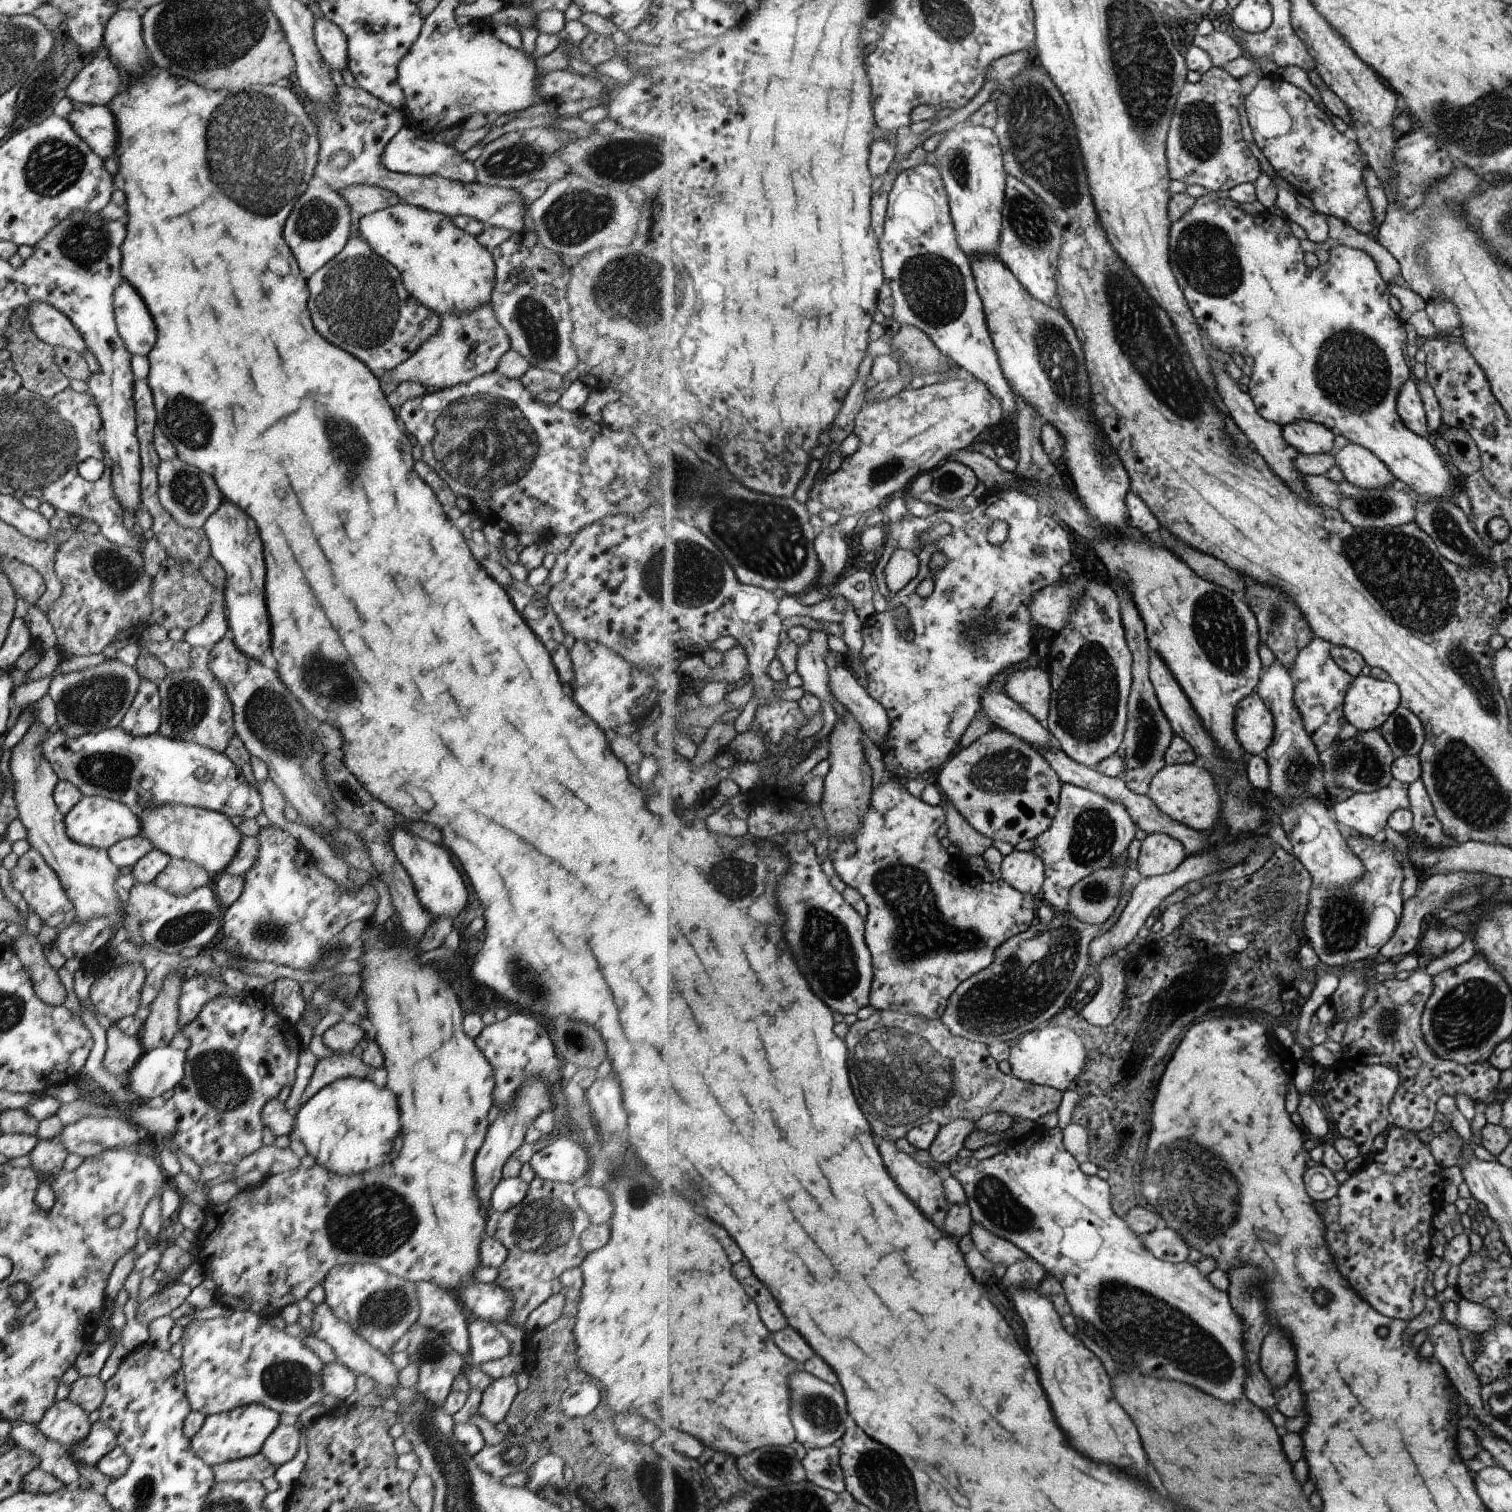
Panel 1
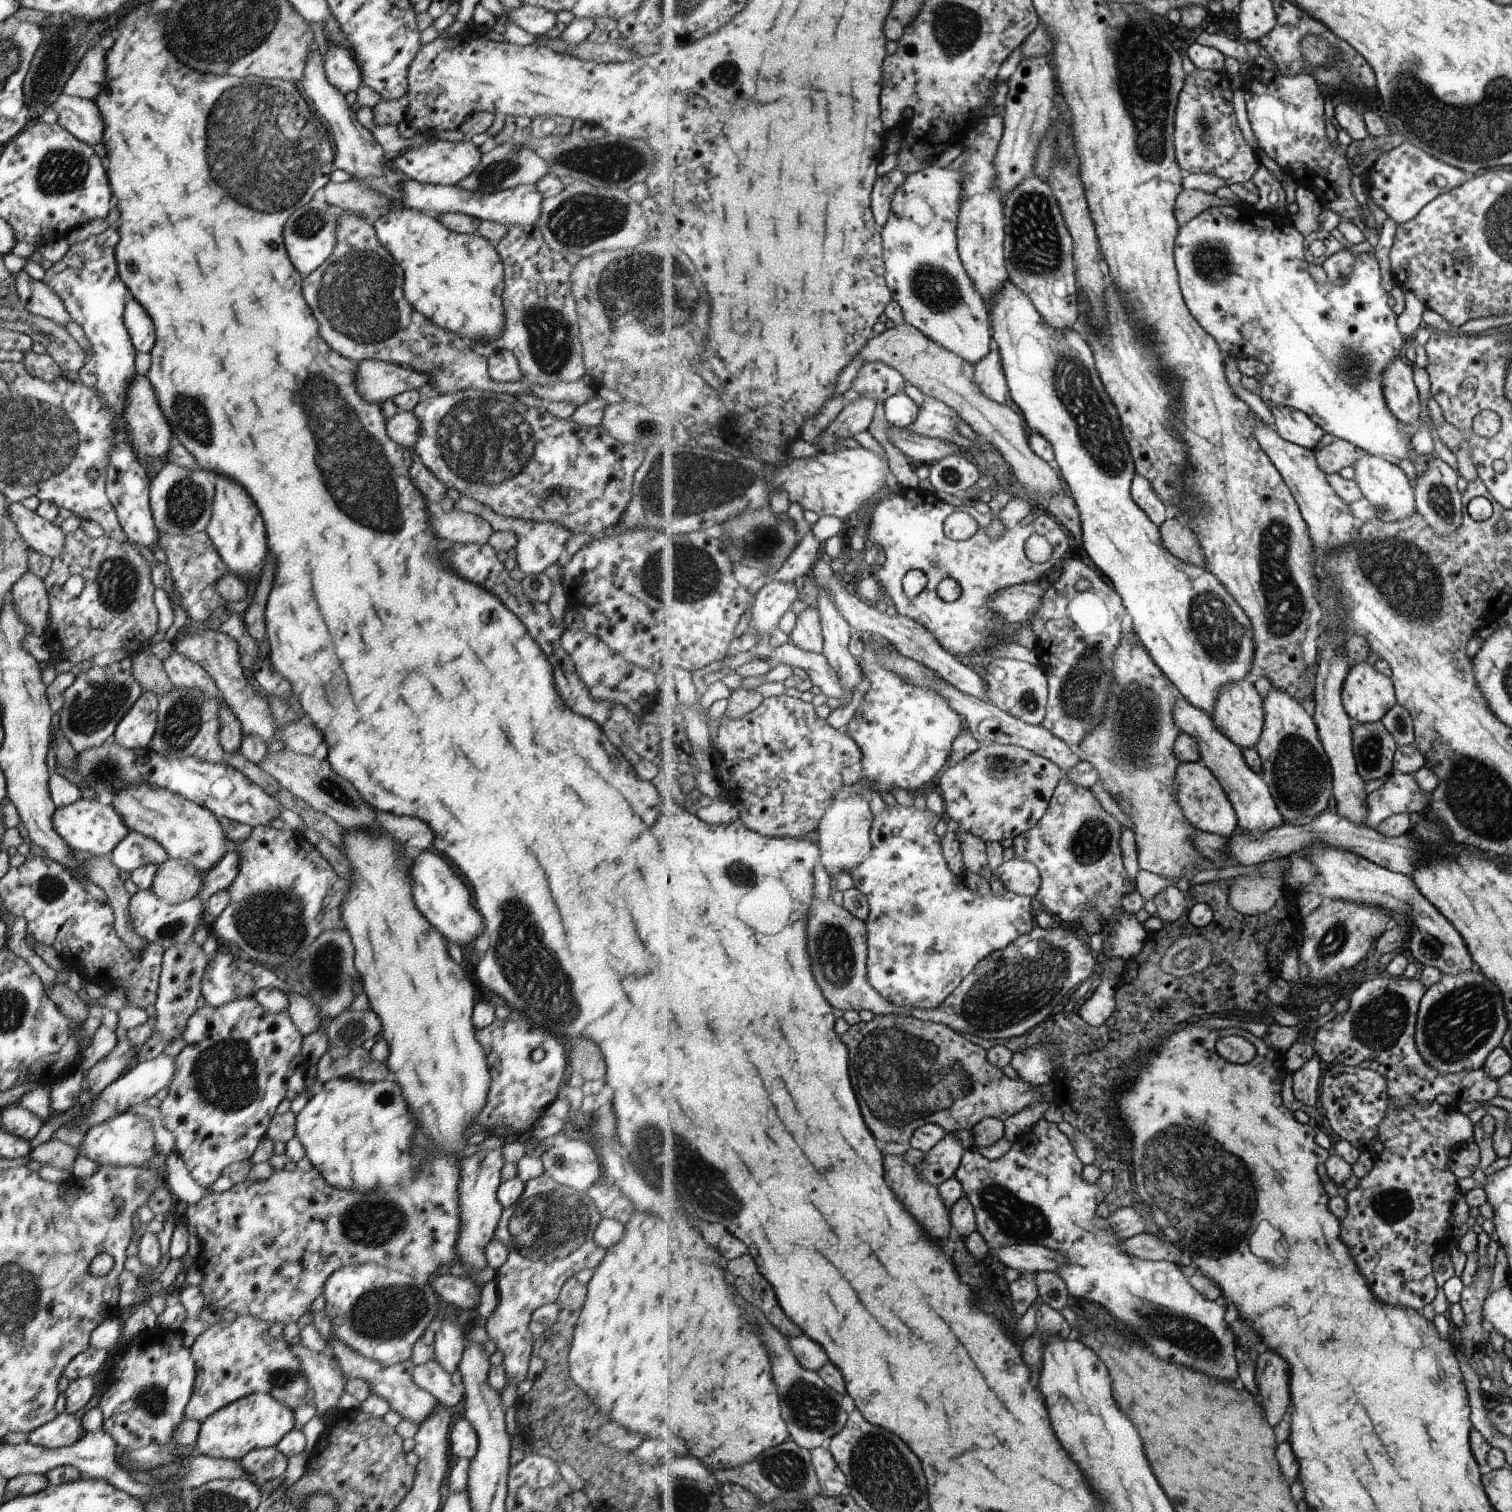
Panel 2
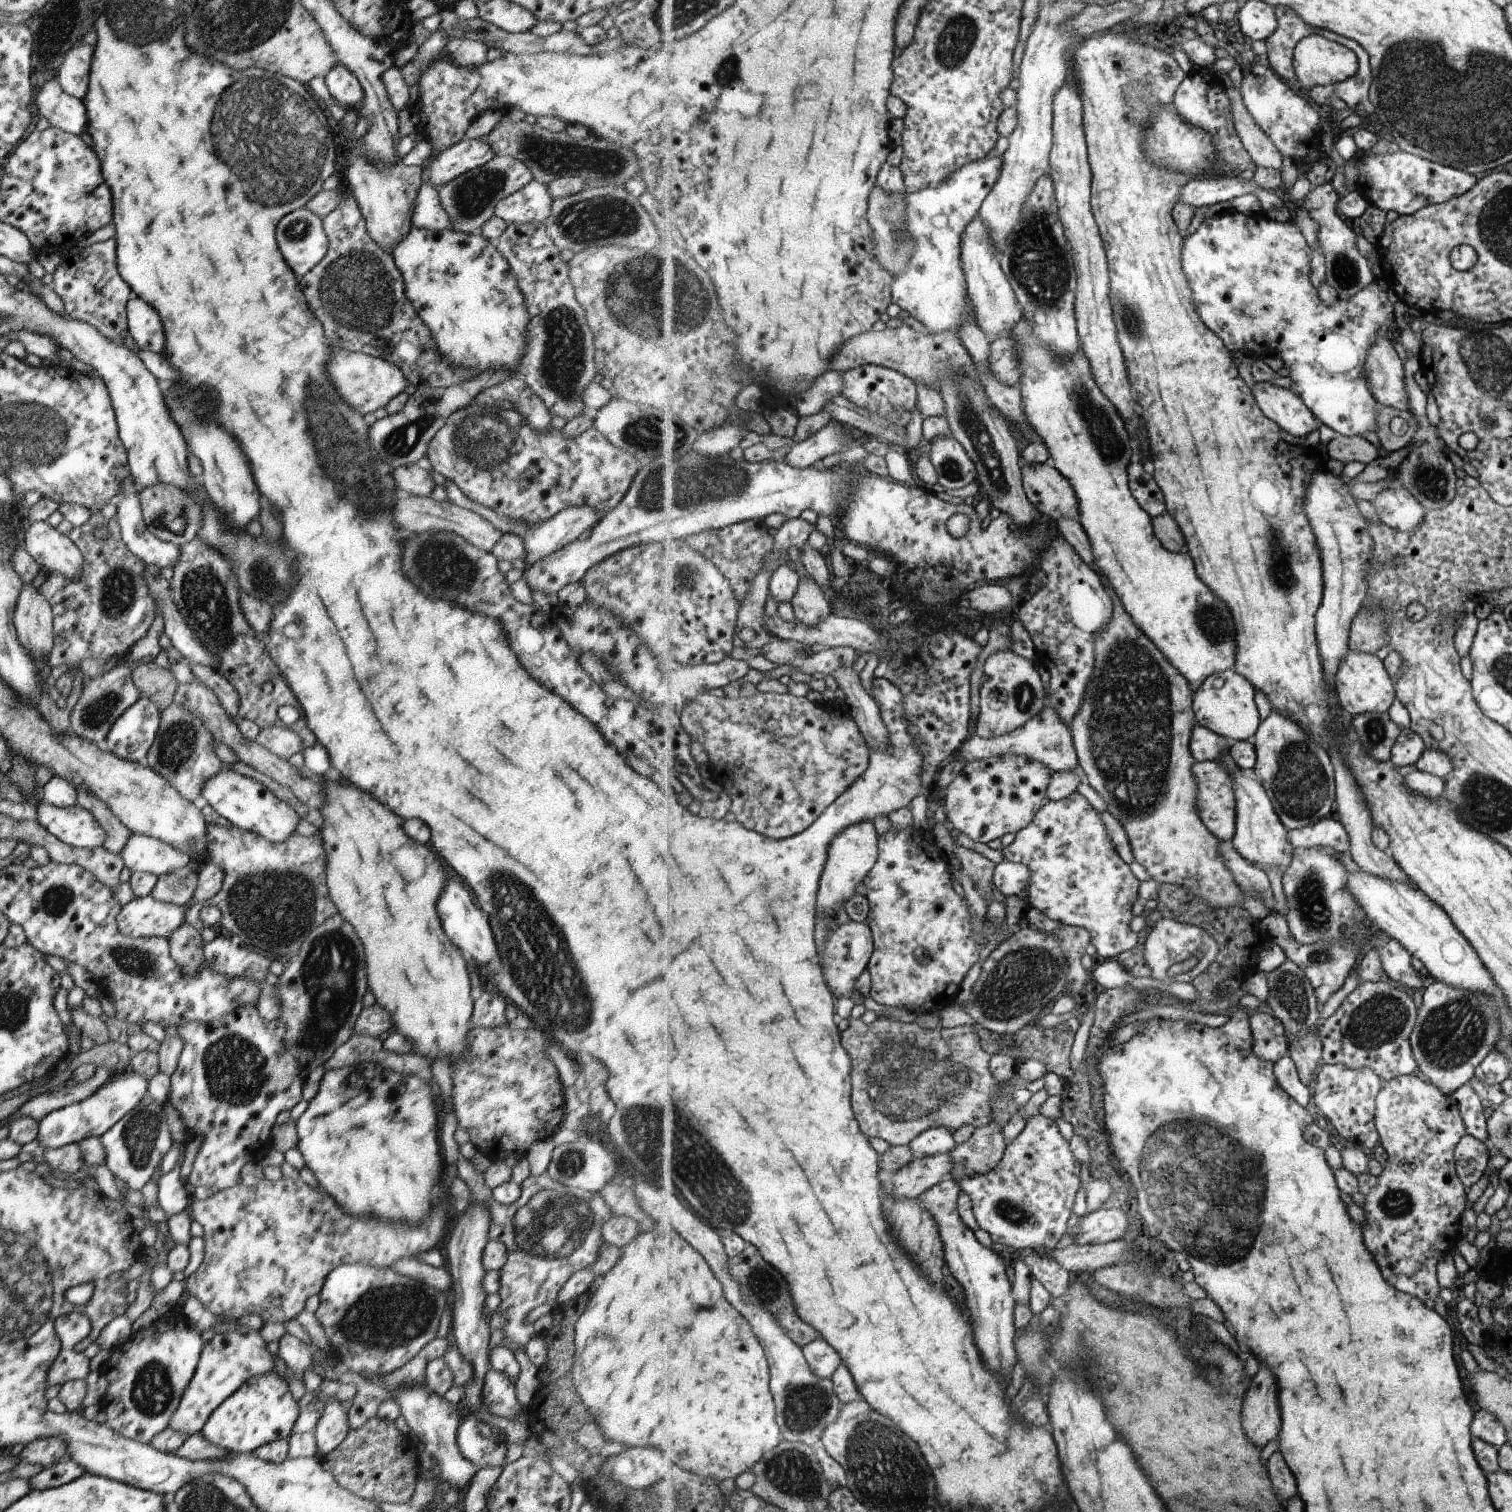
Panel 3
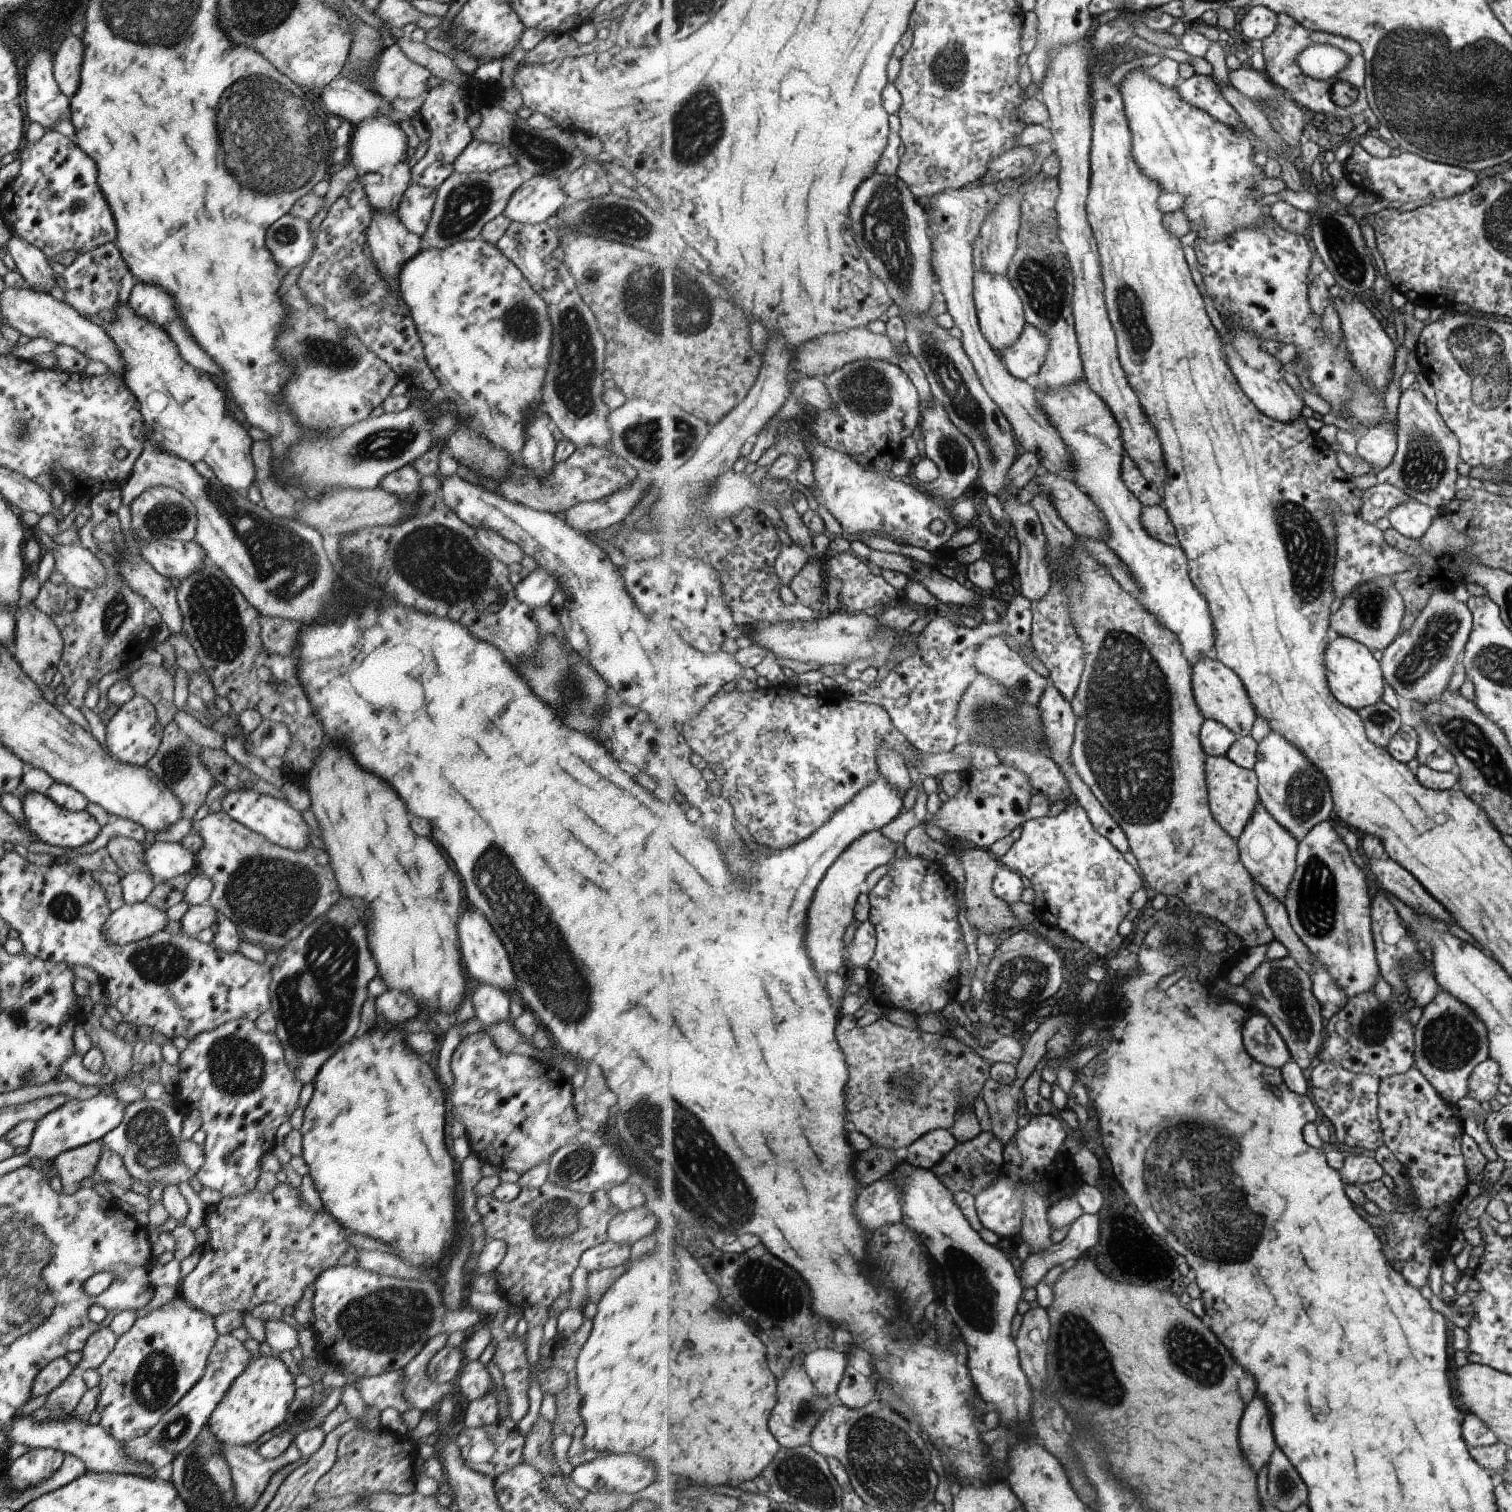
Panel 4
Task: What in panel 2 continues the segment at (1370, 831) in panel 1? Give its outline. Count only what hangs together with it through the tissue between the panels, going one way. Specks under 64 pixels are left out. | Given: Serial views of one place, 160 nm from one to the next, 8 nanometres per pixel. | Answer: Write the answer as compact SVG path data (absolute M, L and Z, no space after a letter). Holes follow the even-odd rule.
M1414 774L1391 775L1383 786L1367 797L1369 812L1364 824L1378 828L1383 820L1397 813L1421 815L1431 804L1432 794L1424 793Z

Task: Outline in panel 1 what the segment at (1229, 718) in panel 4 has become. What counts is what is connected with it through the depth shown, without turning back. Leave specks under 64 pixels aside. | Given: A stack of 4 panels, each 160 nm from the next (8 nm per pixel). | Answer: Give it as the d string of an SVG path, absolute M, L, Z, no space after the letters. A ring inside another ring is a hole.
M1255 692L1238 704L1235 730L1247 756L1265 755L1275 736L1274 713Z

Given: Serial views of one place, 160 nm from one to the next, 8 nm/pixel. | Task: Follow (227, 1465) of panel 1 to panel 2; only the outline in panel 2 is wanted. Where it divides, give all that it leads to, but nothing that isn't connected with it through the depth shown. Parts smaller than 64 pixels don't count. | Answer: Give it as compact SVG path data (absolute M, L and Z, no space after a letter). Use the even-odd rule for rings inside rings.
M277 1447L251 1449L237 1461L250 1474L249 1480L255 1484L280 1477L287 1464L286 1456Z

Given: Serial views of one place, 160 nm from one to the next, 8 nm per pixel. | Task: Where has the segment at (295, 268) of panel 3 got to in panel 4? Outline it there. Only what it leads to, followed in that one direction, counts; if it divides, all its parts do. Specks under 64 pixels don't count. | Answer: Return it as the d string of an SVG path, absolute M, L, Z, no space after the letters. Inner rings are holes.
M285 213L265 232L265 248L282 271L307 262L313 252L313 241L307 221Z

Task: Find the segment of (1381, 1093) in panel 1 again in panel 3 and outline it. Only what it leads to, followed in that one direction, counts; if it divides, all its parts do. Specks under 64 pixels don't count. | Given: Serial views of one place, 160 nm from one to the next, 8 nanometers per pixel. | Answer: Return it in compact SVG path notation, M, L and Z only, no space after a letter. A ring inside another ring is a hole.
M1323 1063L1314 1085L1313 1108L1329 1118L1338 1134L1360 1149L1377 1146L1381 1136L1375 1124L1375 1098L1381 1090L1381 1078L1373 1070L1350 1069L1344 1064Z

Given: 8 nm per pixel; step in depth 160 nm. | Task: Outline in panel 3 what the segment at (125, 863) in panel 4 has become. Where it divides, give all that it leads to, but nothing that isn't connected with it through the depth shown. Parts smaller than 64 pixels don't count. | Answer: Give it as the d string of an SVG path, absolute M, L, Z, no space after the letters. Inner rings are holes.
M75 787L75 790L77 793L76 804L90 812L105 831L102 847L111 854L119 855L130 837L130 830L124 827L109 810L109 807L96 796L88 793L83 787Z

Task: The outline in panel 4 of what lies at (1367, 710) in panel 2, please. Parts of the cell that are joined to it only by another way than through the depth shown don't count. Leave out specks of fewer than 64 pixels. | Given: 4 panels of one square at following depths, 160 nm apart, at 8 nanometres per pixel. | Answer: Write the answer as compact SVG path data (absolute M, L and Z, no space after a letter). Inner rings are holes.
M1338 635L1328 644L1325 656L1328 683L1334 695L1349 708L1359 709L1374 705L1383 698L1386 678L1382 664L1366 644L1351 637Z

